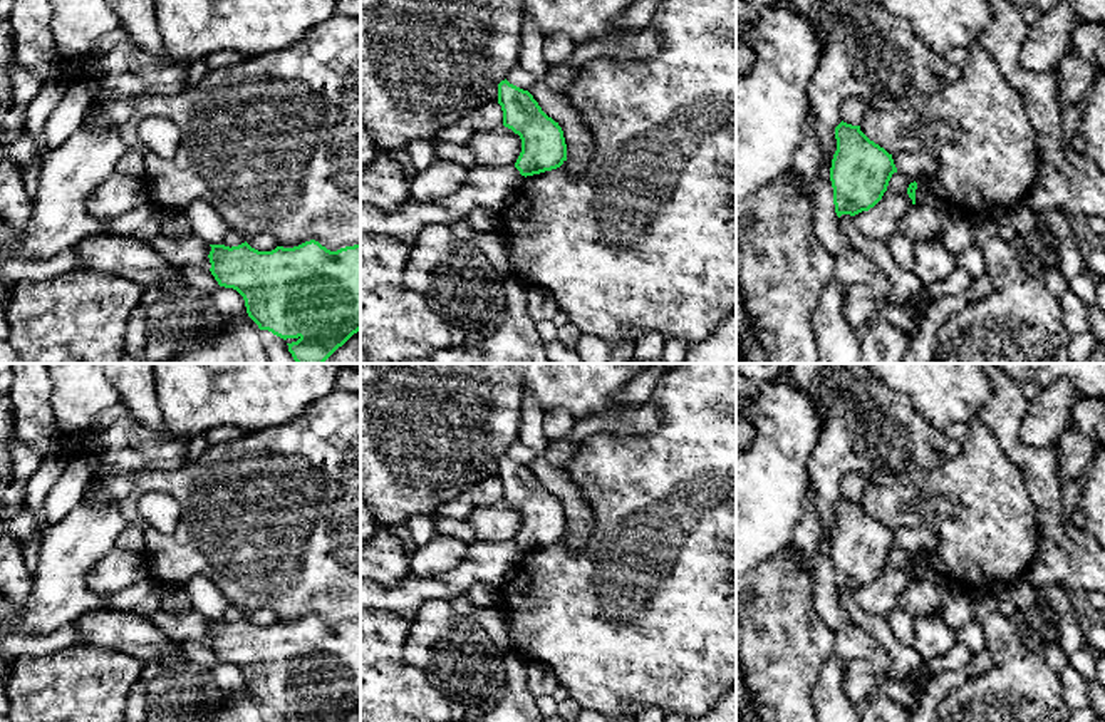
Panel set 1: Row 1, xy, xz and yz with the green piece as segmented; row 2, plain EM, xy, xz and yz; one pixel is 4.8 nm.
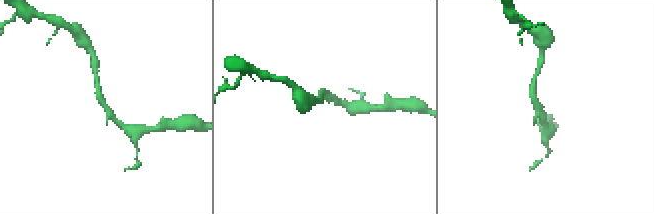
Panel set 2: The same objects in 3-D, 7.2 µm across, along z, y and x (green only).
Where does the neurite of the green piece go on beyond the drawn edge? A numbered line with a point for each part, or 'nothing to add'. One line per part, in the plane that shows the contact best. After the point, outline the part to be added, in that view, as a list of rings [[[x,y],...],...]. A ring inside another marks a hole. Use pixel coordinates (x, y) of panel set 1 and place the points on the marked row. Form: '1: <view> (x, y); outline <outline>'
nothing to add

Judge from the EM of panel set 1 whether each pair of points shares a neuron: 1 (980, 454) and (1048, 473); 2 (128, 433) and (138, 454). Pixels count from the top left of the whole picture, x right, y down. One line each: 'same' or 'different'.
1: different
2: same

